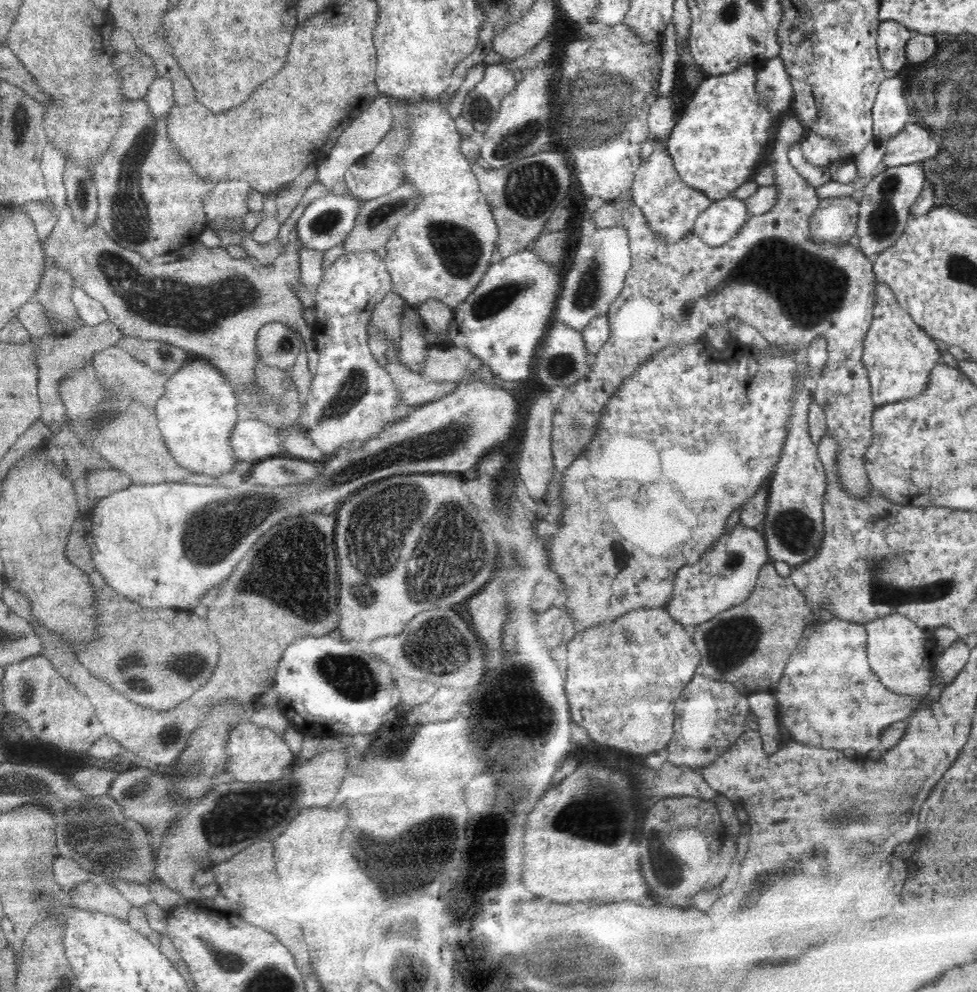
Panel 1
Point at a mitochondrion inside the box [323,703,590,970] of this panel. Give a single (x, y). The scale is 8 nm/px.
(433, 852)

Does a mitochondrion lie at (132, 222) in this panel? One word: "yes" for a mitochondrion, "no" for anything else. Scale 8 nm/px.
yes

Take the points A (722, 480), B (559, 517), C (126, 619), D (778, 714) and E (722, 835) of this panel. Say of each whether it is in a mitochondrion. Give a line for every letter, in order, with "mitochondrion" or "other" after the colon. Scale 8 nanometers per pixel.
A: other
B: other
C: other
D: other
E: other

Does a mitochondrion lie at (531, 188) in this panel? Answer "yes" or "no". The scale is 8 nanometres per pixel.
yes

